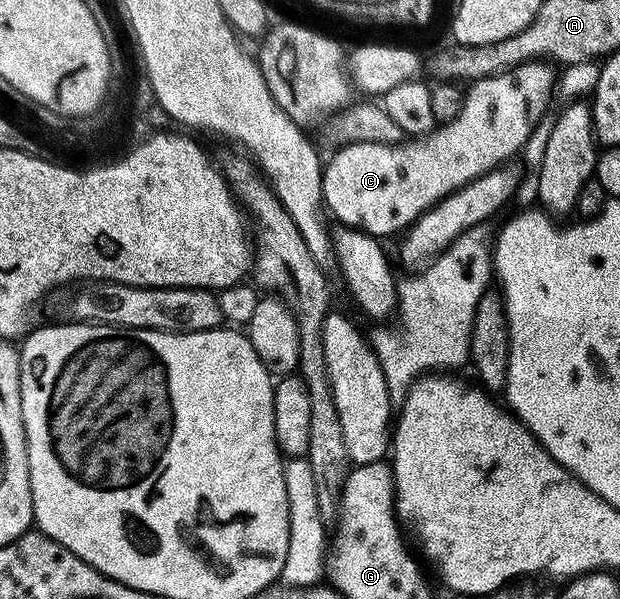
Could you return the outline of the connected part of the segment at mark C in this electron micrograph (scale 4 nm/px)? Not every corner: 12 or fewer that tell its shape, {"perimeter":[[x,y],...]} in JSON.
{"perimeter":[[531,60],[472,81],[457,117],[349,142],[321,198],[340,225],[404,233],[522,151],[559,80]]}

